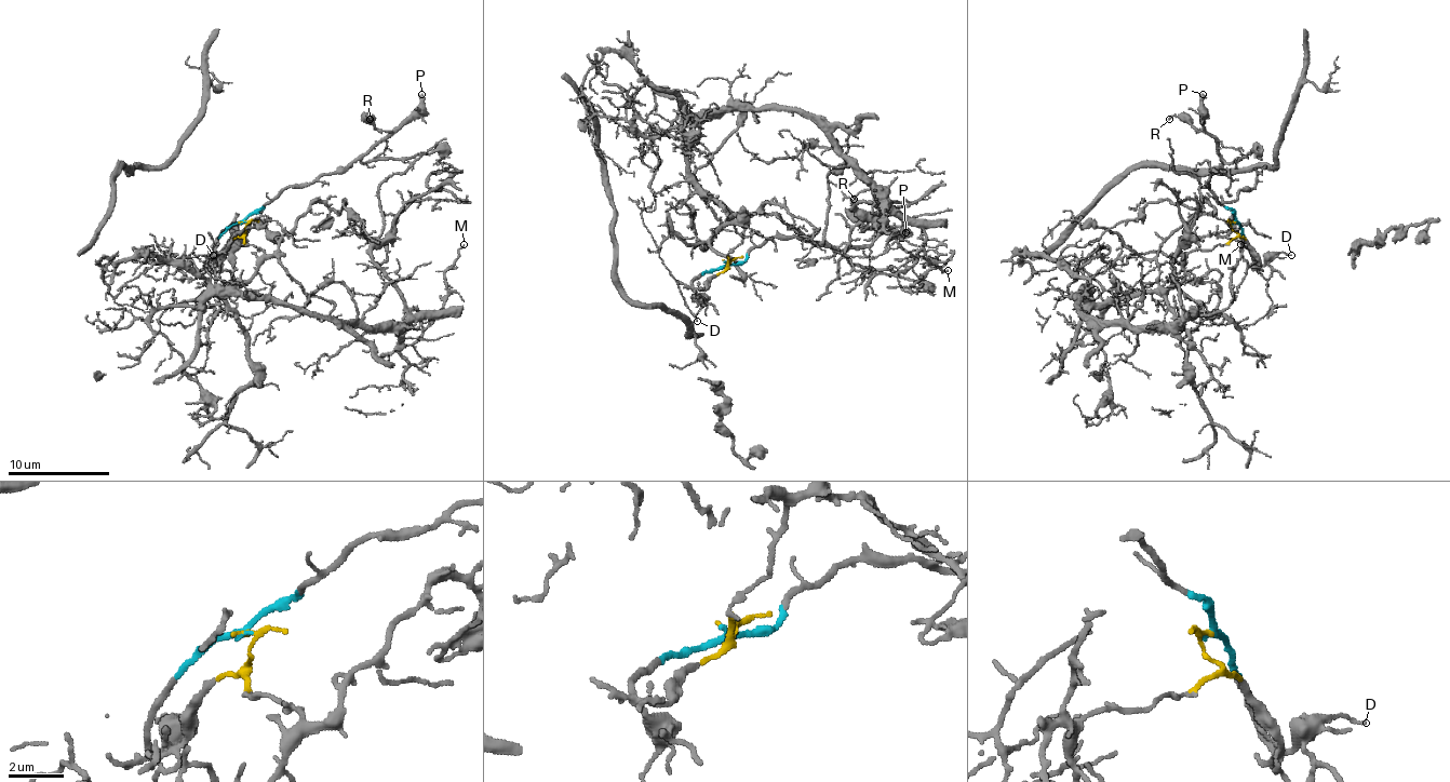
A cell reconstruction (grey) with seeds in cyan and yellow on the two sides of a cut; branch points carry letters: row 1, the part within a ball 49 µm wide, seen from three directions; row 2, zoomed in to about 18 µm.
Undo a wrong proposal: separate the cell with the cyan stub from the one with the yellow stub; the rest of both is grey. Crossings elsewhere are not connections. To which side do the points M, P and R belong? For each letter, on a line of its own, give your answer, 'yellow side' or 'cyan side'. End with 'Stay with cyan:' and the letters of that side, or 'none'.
M: yellow side
P: cyan side
R: cyan side
Stay with cyan: P, R

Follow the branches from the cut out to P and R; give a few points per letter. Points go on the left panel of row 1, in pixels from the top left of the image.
P: (241, 223), (290, 187), (307, 187), (325, 174), (345, 172), (395, 129), (421, 100), (421, 93)
R: (241, 223), (290, 187), (307, 187), (325, 174), (345, 172), (393, 134), (378, 131), (371, 119)

